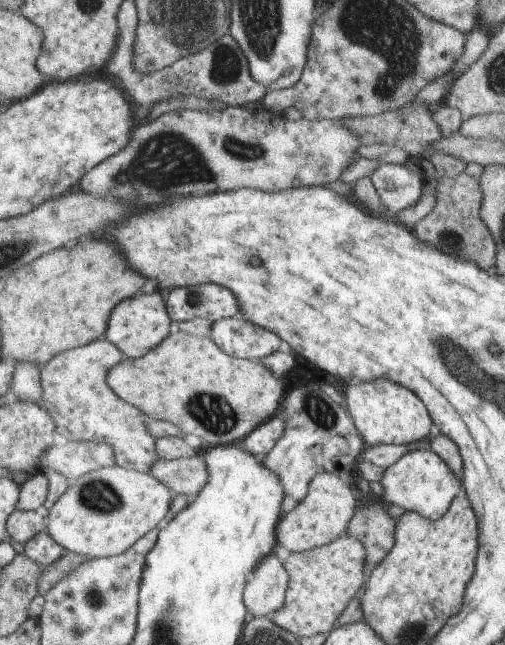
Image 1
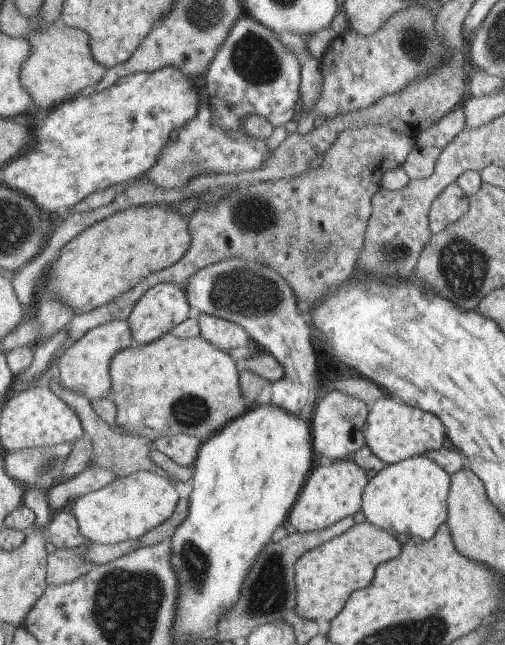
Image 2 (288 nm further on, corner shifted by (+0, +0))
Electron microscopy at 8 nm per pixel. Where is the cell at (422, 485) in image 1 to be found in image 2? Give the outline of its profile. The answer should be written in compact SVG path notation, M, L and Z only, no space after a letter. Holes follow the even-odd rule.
M413 456L403 462L391 464L381 470L365 490L363 514L369 522L387 532L401 532L407 536L419 536L431 540L445 520L449 520L453 492L453 476L439 466L433 458Z

